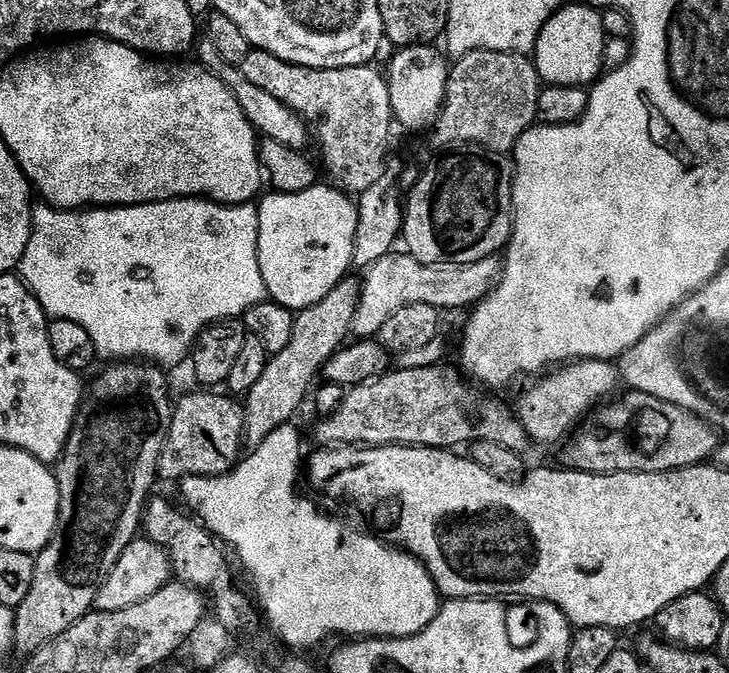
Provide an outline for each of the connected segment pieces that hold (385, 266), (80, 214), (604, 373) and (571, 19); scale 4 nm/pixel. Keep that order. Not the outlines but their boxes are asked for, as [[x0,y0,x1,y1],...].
[[351,250,502,338],[18,198,266,370],[518,360,621,445],[534,3,604,86]]

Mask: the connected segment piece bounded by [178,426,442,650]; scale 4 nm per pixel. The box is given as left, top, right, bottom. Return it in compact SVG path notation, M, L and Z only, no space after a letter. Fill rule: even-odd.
M285 426L274 430L264 441L251 449L252 453L249 456L247 453L231 472L221 478L185 478L179 481L178 486L184 489L184 500L188 503L189 509L187 508L187 511L195 514L199 523L203 524L212 533L213 537L219 538L229 549L232 547L236 551L236 556L240 559L240 564L244 567L249 582L256 587L254 600L259 611L266 617L267 627L268 624L272 627L273 634L271 633L271 635L281 645L287 646L289 649L316 648L323 640L328 640L331 636L401 640L404 636L413 636L422 630L426 630L426 626L430 626L430 622L434 622L434 618L440 613L442 603L442 597L436 591L436 584L432 580L432 575L427 572L423 564L411 552L389 546L383 539L377 538L375 535L372 535L373 537L367 536L366 533L359 532L354 525L347 524L344 520L331 520L322 509L316 508L314 501L303 500L296 493L296 483L302 480L302 456L300 460L300 436L292 428L294 427Z

